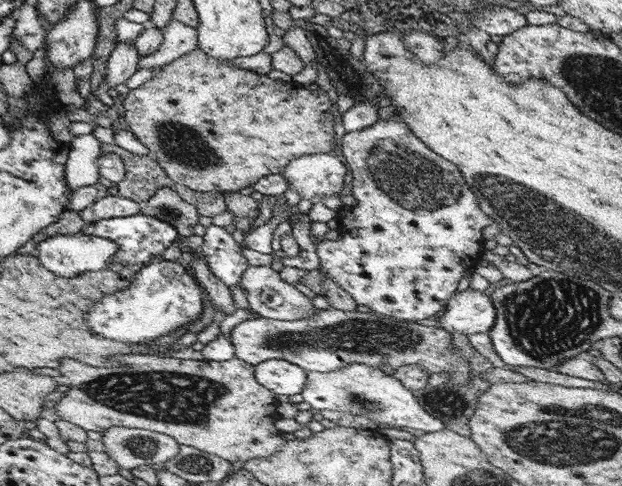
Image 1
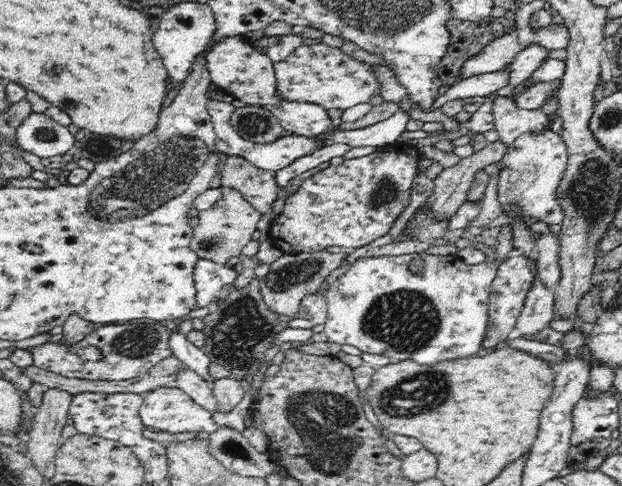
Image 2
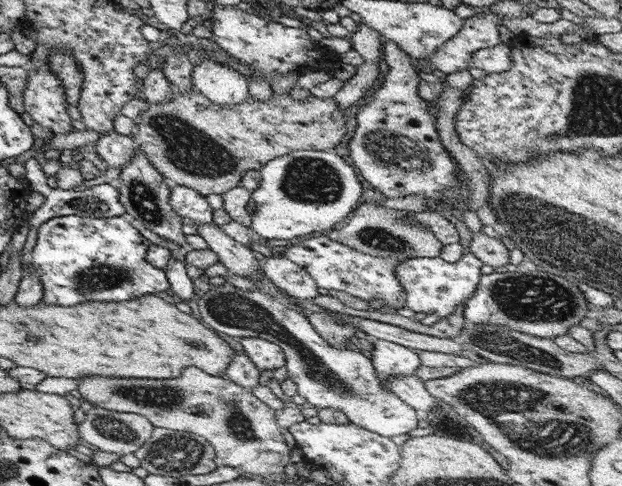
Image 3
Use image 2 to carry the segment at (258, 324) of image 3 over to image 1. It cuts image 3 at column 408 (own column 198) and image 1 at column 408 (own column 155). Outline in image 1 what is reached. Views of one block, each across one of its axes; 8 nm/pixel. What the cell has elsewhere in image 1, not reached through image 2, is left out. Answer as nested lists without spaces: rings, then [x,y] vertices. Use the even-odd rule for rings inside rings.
[[[351,363],[330,373],[307,372],[306,388],[300,393],[312,410],[338,410],[361,415],[376,424],[398,427],[396,430],[400,430],[400,427],[425,433],[447,430],[444,422],[426,412],[413,391],[406,388],[400,380],[366,364]]]

